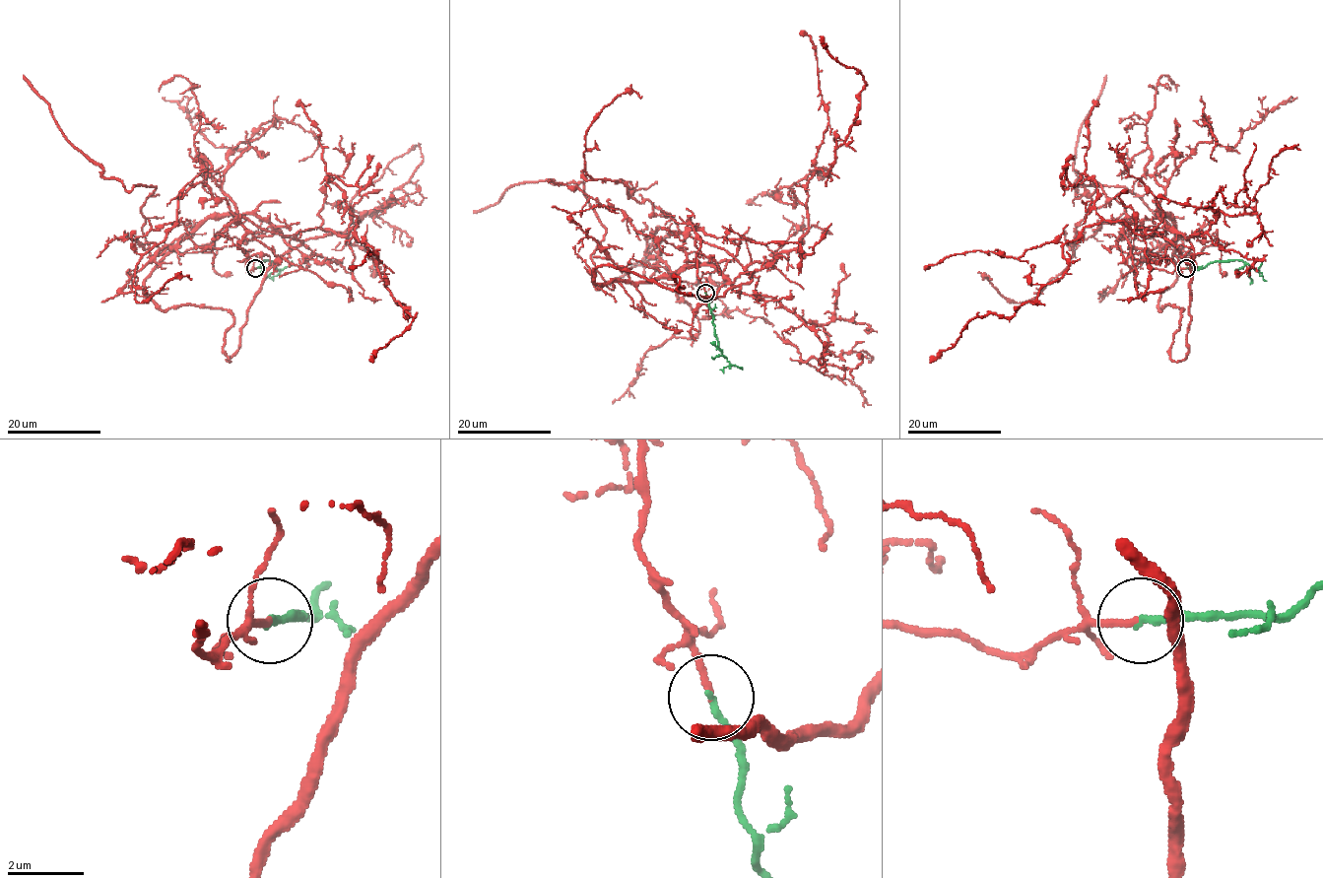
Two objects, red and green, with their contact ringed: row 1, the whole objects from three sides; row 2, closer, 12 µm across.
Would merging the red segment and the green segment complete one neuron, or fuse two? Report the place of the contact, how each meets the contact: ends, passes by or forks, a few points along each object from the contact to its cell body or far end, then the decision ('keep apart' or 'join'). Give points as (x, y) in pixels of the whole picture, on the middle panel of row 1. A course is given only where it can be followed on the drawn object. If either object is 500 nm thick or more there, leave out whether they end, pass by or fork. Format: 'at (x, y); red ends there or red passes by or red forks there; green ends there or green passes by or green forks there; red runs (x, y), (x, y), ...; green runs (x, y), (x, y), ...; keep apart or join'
at (705, 293); red ends there; green ends there; red runs (705, 293), (692, 225), (676, 274), (598, 290), (591, 253), (605, 229), (582, 182), (520, 182), (473, 213); green runs (705, 293), (713, 314), (714, 335), (730, 365), (723, 369), (723, 372); join

